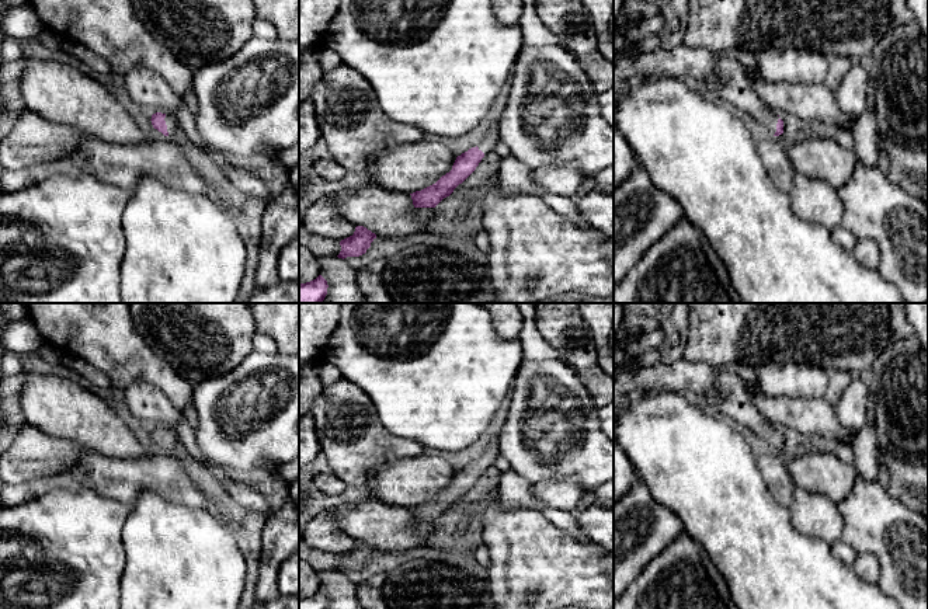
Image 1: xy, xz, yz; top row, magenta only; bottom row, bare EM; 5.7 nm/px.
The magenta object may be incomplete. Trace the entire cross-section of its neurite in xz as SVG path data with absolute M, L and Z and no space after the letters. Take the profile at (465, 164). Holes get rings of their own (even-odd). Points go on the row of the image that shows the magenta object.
M496 125L479 146L456 157L449 173L435 184L410 194L414 208L435 208L444 198L449 196L476 170L482 159L496 147L497 140L498 126Z

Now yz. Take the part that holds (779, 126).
M727 52L716 69L698 81L698 87L708 98L753 115L767 125L774 136L783 133L783 121L758 98L744 66L734 55Z

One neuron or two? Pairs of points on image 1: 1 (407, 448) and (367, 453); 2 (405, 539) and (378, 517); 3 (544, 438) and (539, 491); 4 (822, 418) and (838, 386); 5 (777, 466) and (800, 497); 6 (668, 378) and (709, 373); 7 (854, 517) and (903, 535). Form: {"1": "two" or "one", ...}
{"1": "one", "2": "one", "3": "two", "4": "two", "5": "two", "6": "one", "7": "one"}

